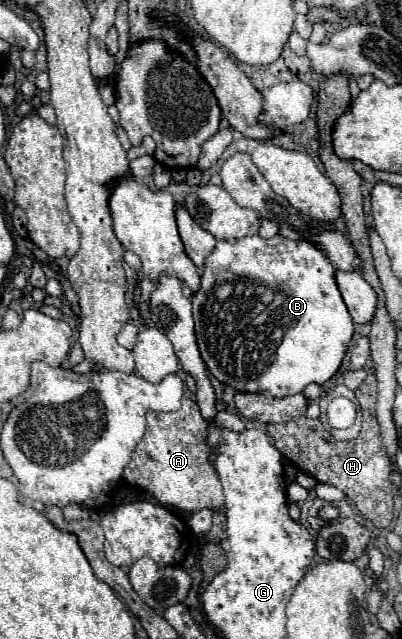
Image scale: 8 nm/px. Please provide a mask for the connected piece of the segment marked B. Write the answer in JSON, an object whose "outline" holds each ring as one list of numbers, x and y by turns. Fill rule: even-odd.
{"outline":[[247,236,241,240,217,240,215,250,207,256,207,262,201,268,201,286,193,294,193,320,195,320,195,336,197,336,197,346,201,352,201,358,207,366,207,370,223,384,237,392,249,392,249,394,267,394,273,398,285,398,291,394,299,394,307,384,325,384,341,366,343,356,347,352,347,346,351,342,354,333,354,323,347,312,347,306,337,290,335,284,335,266,325,258,325,254,315,248,307,240,289,240,283,236,273,236,273,238,261,238,261,236]]}

